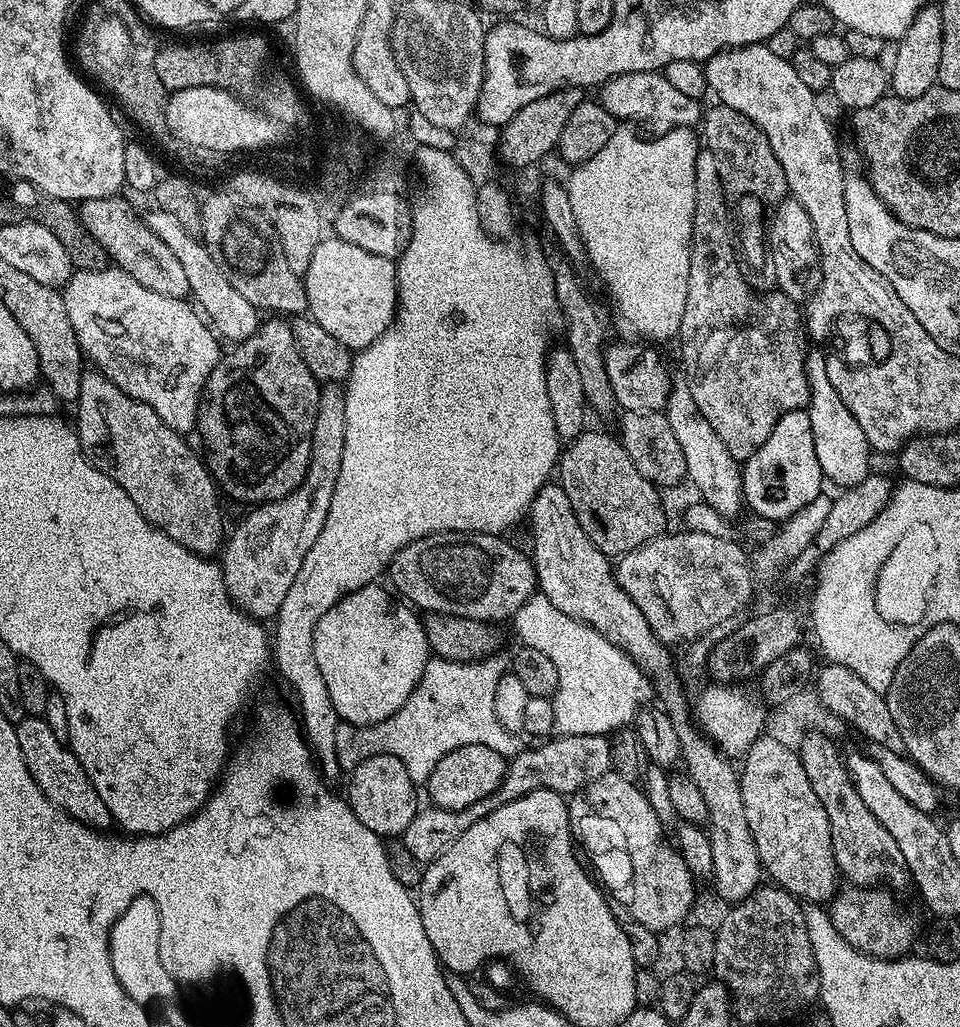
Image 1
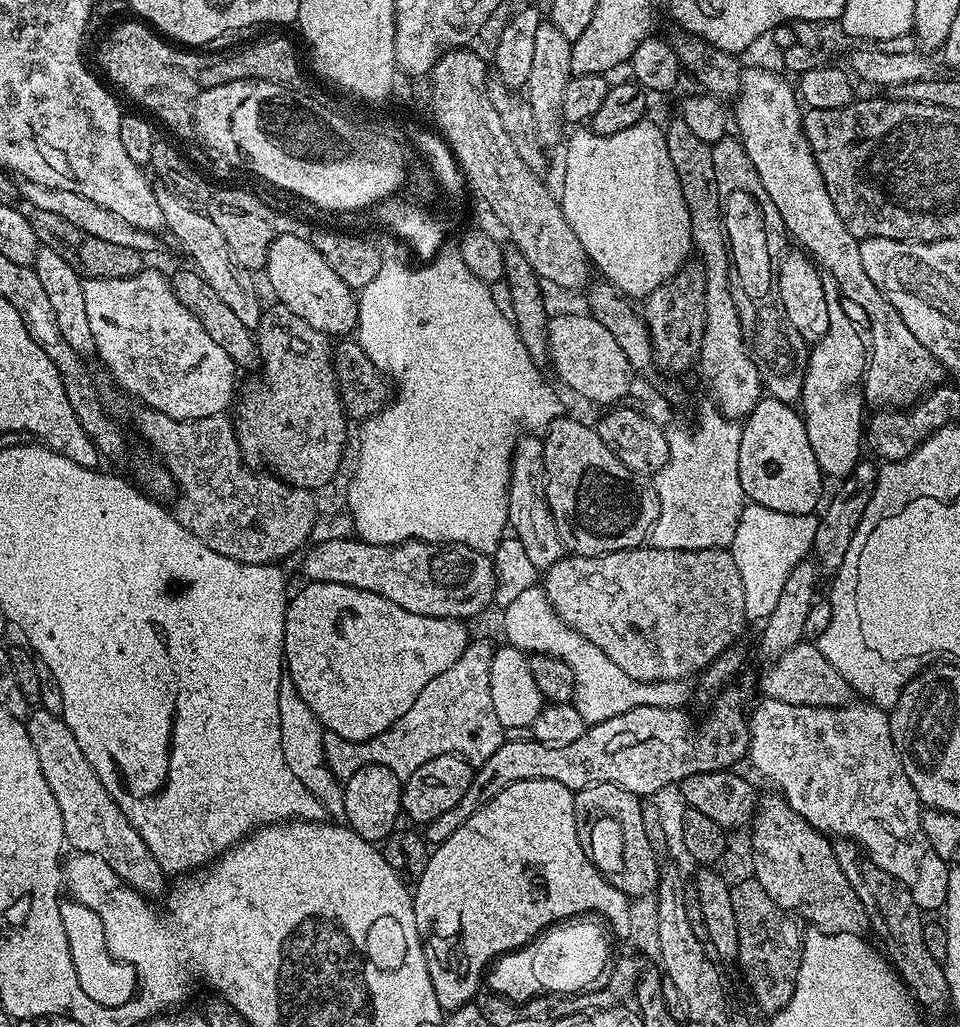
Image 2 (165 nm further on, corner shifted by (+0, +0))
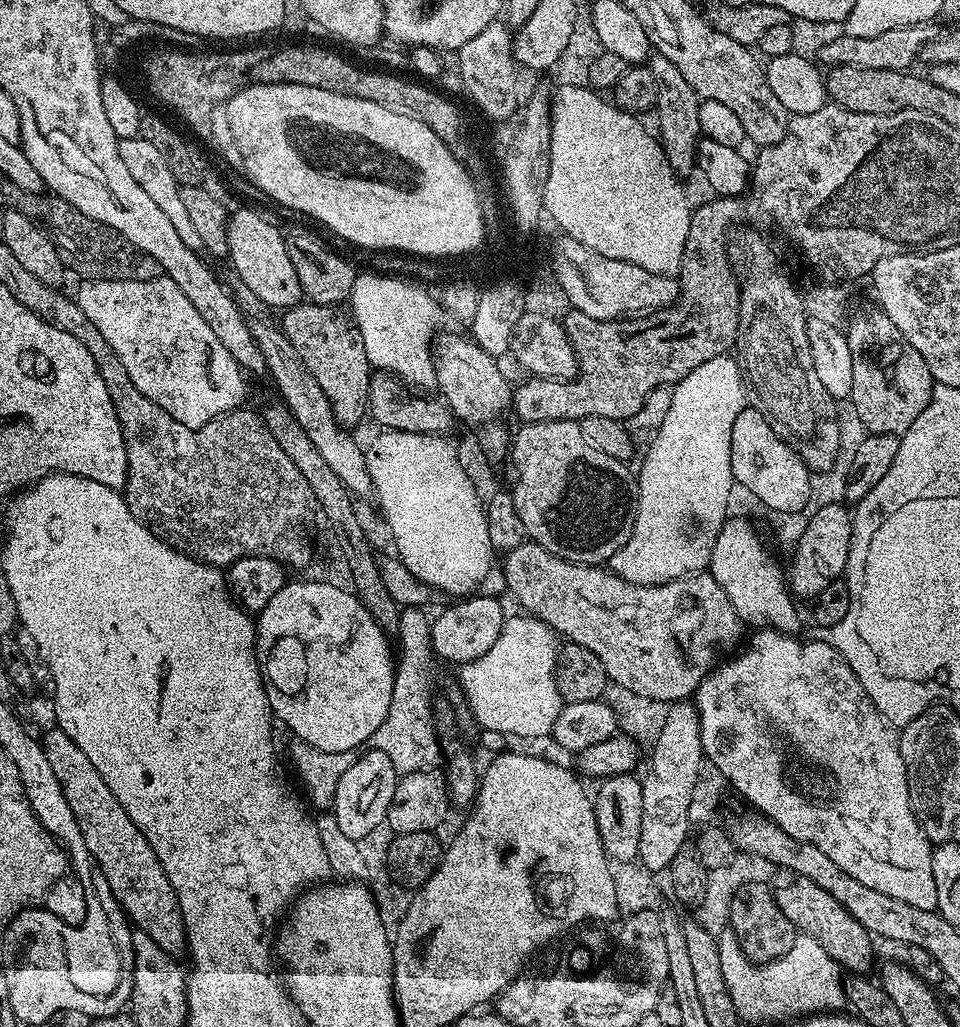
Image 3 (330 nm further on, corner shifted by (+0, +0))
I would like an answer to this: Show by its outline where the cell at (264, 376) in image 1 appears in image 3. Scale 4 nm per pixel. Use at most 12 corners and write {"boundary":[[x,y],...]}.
{"boundary":[[301,302],[282,327],[355,429],[374,369],[351,311]]}

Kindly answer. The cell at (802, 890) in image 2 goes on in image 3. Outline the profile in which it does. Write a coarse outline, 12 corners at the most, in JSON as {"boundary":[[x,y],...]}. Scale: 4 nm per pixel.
{"boundary":[[801,878],[775,894],[797,933],[852,974],[871,973],[873,934]]}

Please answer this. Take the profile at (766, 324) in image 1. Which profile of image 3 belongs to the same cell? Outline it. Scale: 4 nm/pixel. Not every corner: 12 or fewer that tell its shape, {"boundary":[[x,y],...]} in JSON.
{"boundary":[[649,55],[658,139],[677,176],[697,167],[700,96],[670,58]]}

